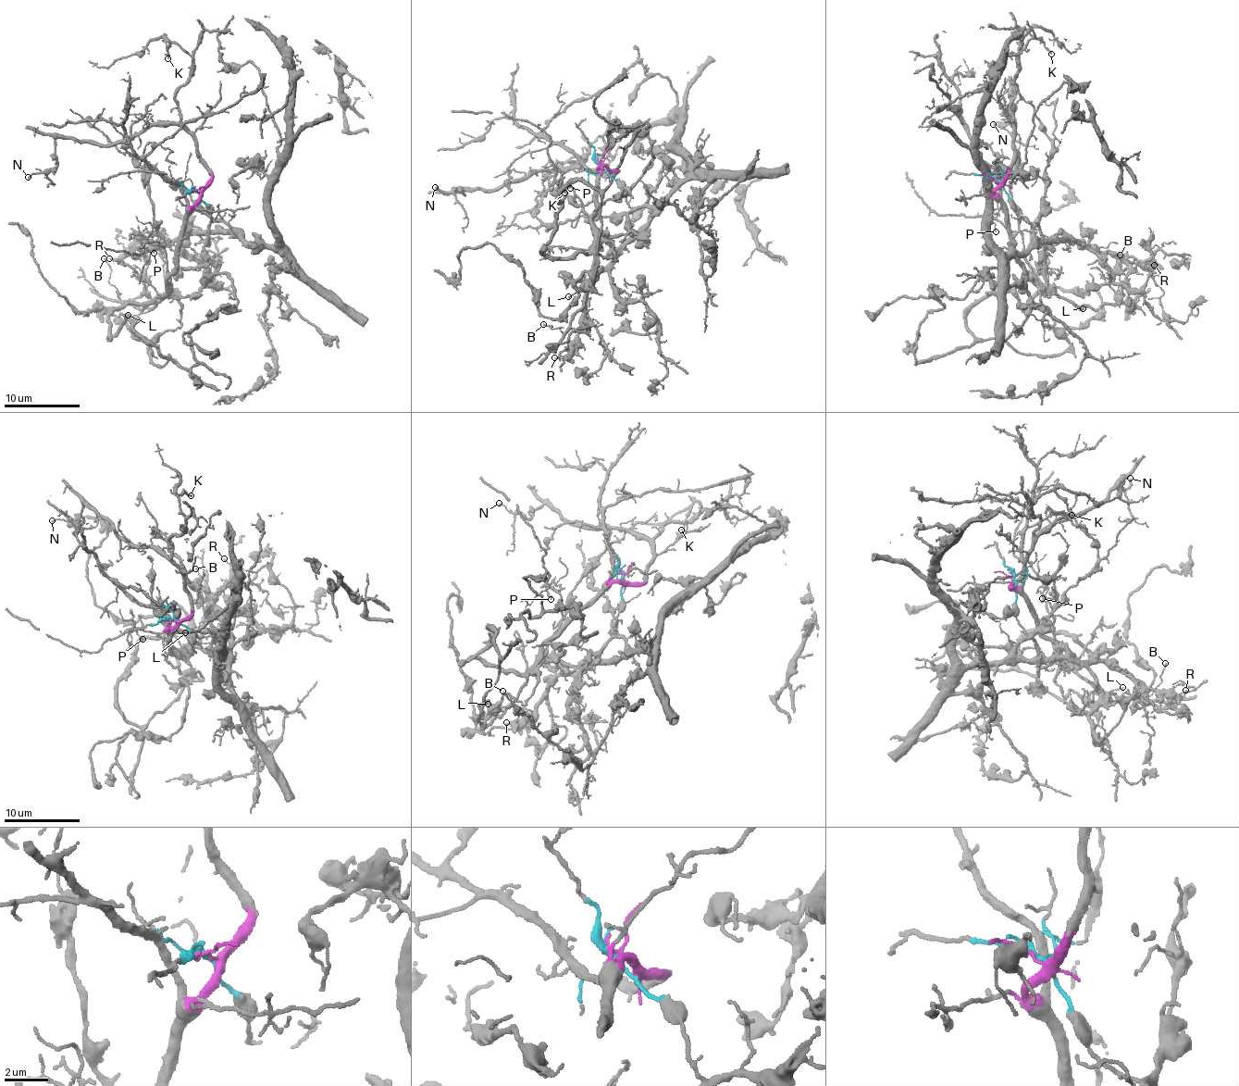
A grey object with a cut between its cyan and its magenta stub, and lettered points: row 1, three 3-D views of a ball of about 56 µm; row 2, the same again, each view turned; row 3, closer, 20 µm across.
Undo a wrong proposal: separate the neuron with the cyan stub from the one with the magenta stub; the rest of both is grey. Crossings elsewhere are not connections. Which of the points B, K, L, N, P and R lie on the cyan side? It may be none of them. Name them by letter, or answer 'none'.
R

